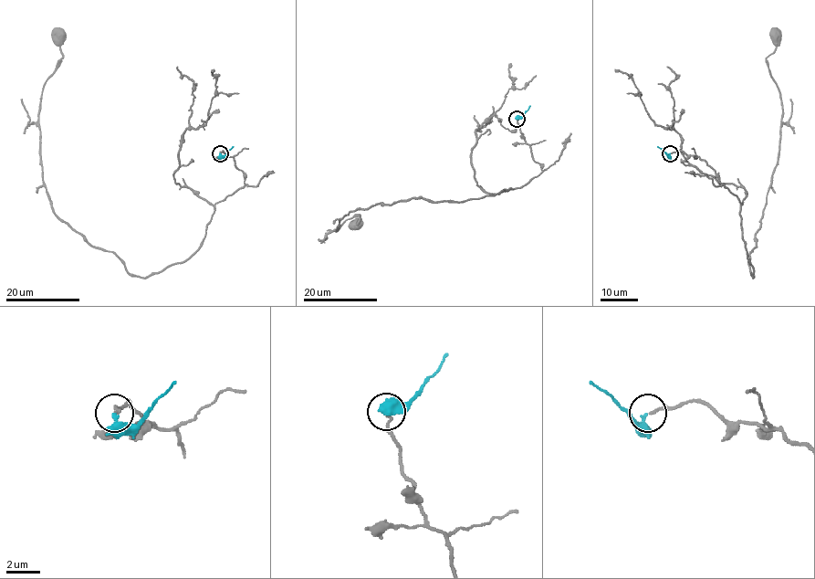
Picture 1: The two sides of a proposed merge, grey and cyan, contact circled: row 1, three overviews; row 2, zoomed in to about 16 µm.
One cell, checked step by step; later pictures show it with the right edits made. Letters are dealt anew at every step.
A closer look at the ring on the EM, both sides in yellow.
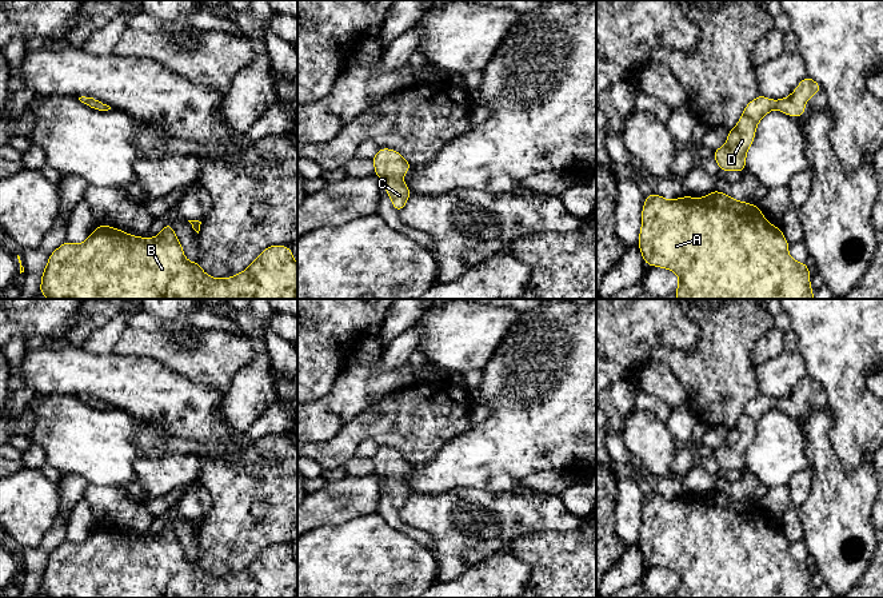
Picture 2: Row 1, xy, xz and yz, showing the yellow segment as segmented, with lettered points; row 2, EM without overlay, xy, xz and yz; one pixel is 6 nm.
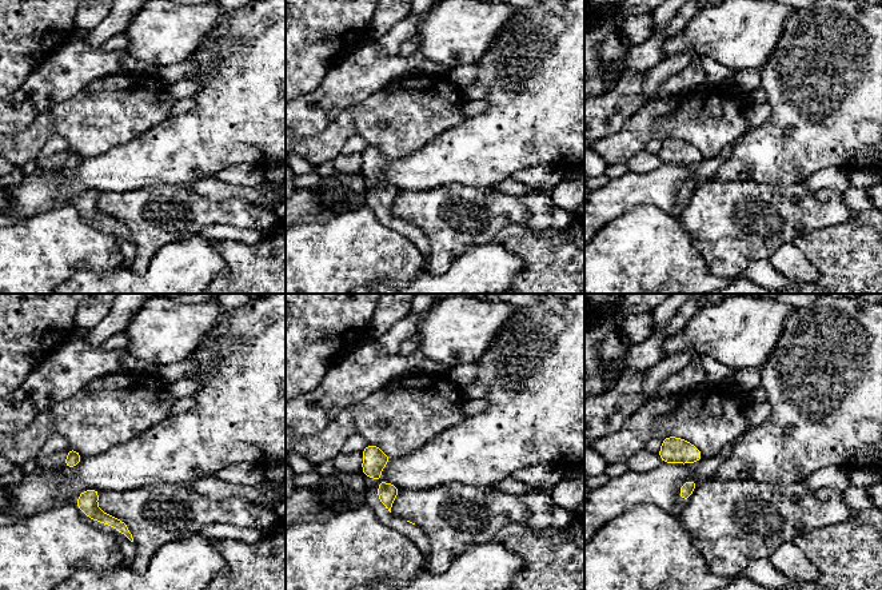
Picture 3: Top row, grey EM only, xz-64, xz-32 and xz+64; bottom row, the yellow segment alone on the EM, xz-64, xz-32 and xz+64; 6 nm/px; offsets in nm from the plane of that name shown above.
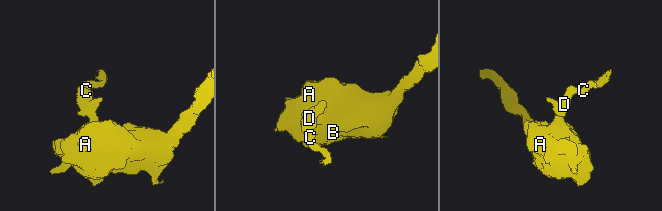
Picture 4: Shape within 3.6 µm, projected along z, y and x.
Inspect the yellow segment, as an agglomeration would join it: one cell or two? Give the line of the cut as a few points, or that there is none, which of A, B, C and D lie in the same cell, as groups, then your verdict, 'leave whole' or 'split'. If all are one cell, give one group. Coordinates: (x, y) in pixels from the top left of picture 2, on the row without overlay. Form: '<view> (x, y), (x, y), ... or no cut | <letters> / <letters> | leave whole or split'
no cut | A B C D | leave whole

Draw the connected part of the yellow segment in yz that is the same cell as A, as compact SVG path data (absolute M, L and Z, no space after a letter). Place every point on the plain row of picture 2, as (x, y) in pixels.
M716 489L700 498L667 499L650 493L644 498L638 542L646 563L671 569L679 575L678 598L814 598L808 565L788 554L790 542L780 526L770 523L758 505Z

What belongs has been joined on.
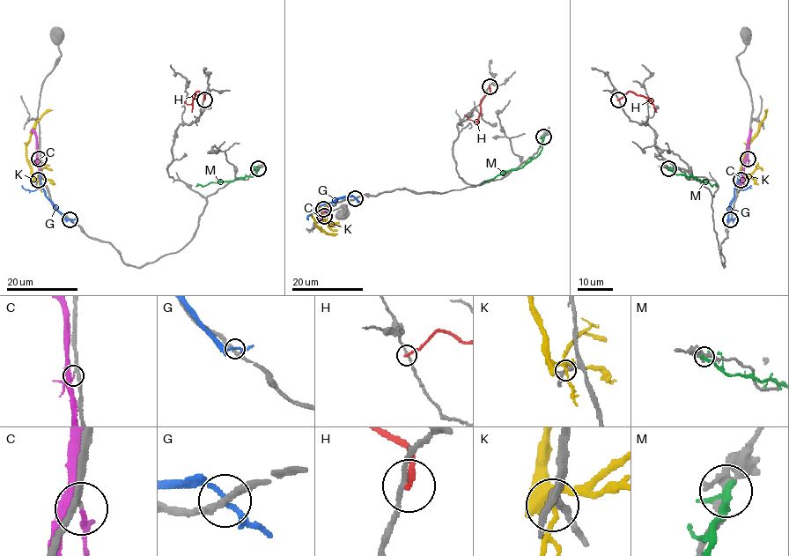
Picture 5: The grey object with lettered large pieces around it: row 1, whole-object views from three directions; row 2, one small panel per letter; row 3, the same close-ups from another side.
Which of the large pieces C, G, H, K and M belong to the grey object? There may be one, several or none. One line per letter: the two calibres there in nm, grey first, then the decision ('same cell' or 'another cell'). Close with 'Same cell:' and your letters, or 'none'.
C: 170 nm thick on the grey side, 180 nm on the other; another cell
G: 240 nm thick on the grey side, 140 nm on the other; another cell
H: 170 nm thick on the grey side, 200 nm on the other; another cell
K: 240 nm thick on the grey side, 130 nm on the other; another cell
M: 320 nm thick on the grey side, 320 nm on the other; another cell
Same cell: none

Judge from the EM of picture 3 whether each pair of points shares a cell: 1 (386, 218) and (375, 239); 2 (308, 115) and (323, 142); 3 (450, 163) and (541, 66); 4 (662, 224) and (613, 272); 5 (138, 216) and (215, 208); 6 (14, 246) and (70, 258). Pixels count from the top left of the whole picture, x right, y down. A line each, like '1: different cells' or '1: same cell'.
1: different cells
2: different cells
3: same cell
4: same cell
5: same cell
6: same cell

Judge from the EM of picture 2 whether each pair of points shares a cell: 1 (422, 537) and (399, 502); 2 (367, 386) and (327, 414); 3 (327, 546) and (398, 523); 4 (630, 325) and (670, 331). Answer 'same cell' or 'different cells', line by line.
1: same cell
2: same cell
3: different cells
4: same cell

